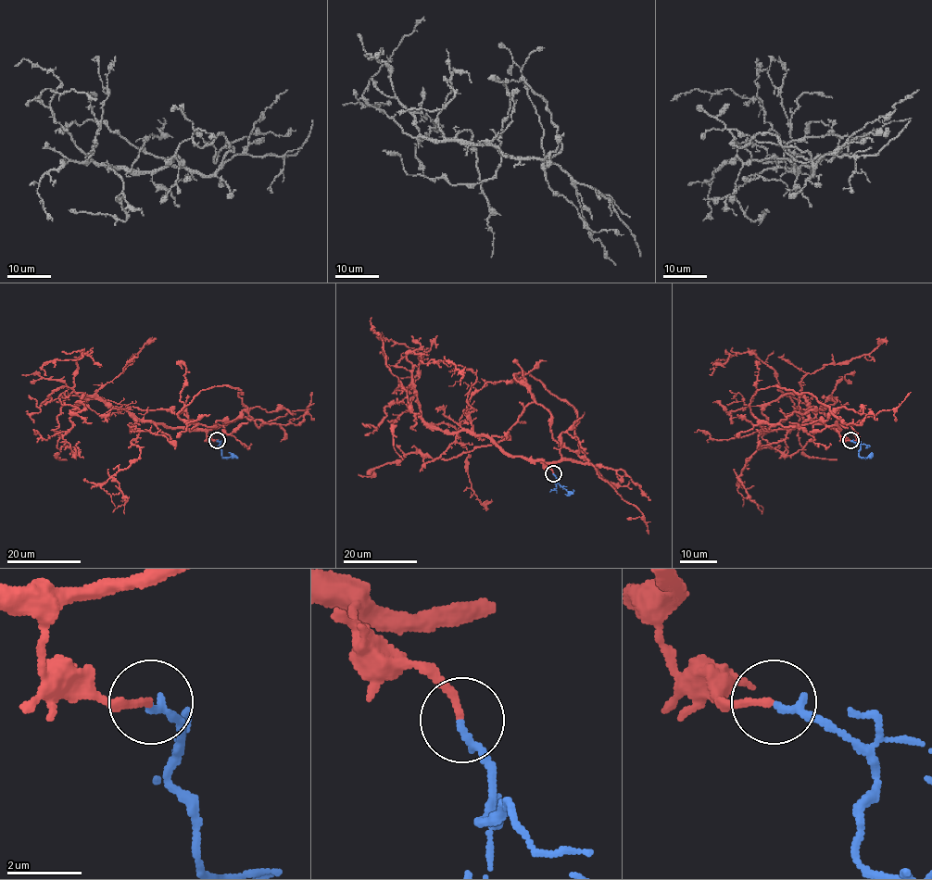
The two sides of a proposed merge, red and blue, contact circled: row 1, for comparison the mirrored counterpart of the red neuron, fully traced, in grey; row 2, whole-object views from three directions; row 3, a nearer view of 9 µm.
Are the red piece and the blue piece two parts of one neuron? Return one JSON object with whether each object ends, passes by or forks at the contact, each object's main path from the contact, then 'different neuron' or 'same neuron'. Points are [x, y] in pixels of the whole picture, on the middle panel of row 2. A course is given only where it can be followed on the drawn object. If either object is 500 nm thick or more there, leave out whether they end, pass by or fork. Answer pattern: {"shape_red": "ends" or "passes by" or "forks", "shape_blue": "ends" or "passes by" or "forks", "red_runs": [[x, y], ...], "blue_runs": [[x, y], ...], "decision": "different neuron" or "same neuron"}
{"shape_red": "ends", "shape_blue": "ends", "red_runs": [[553, 473], [542, 463], [588, 460], [534, 402], [492, 445], [358, 474]], "blue_runs": [[553, 473], [555, 483], [567, 491], [573, 492], [573, 489]], "decision": "same neuron"}

